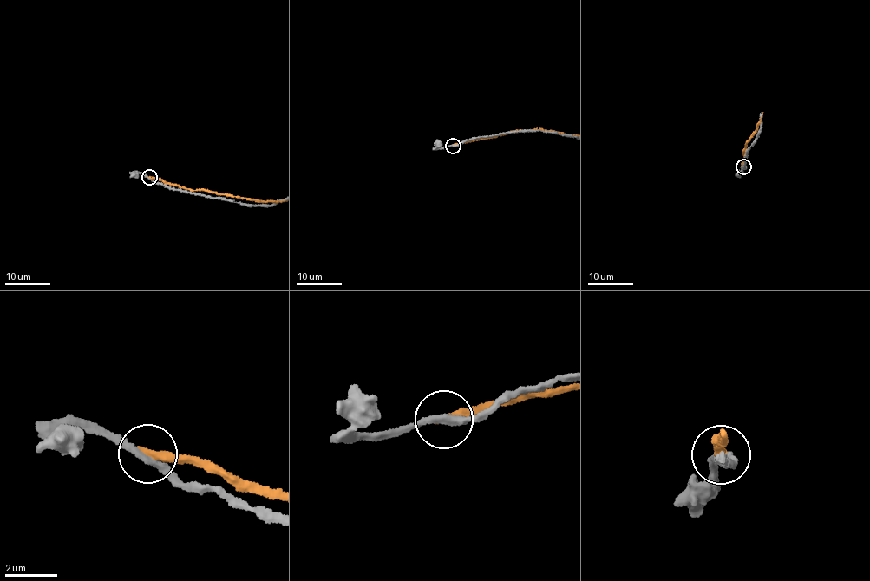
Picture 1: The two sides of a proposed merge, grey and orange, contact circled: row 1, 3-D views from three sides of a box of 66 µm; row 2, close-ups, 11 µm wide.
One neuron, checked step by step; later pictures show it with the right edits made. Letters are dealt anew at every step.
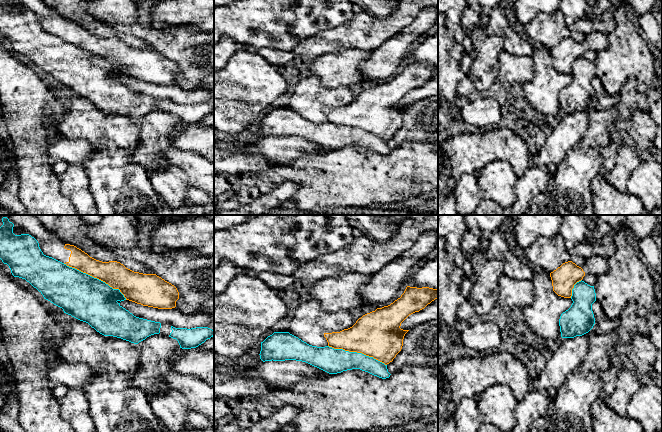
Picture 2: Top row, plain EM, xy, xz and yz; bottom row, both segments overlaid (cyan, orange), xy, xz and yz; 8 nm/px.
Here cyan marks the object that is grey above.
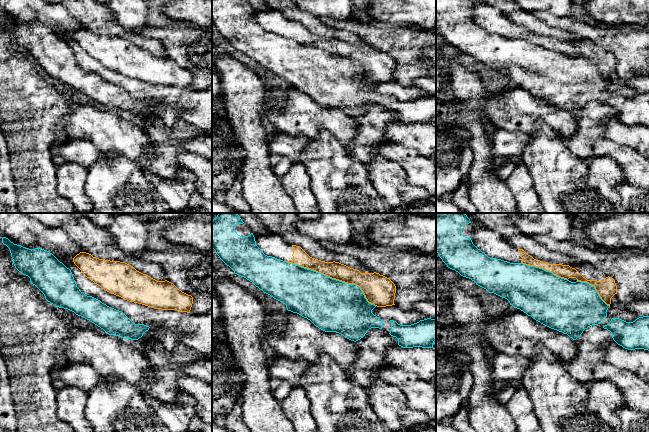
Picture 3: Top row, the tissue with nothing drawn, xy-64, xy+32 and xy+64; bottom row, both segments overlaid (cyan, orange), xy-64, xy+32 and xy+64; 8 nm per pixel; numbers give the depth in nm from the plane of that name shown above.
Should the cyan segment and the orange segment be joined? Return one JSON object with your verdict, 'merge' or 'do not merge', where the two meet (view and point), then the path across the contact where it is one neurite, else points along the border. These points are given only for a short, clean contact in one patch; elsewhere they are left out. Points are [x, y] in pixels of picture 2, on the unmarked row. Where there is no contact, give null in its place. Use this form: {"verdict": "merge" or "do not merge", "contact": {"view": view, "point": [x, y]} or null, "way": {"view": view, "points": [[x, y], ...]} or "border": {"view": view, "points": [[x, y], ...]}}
{"verdict": "do not merge", "contact": {"view": "xy", "point": [96, 54]}}

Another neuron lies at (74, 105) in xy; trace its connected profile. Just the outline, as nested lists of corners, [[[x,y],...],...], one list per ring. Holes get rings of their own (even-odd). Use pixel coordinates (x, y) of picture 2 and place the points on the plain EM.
[[[72,93],[72,101],[66,108],[65,114],[50,121],[56,129],[69,139],[84,138],[92,145],[98,146],[103,138],[116,143],[116,145],[129,154],[137,150],[140,140],[140,128],[136,120],[113,112],[104,112],[92,104],[88,99]]]

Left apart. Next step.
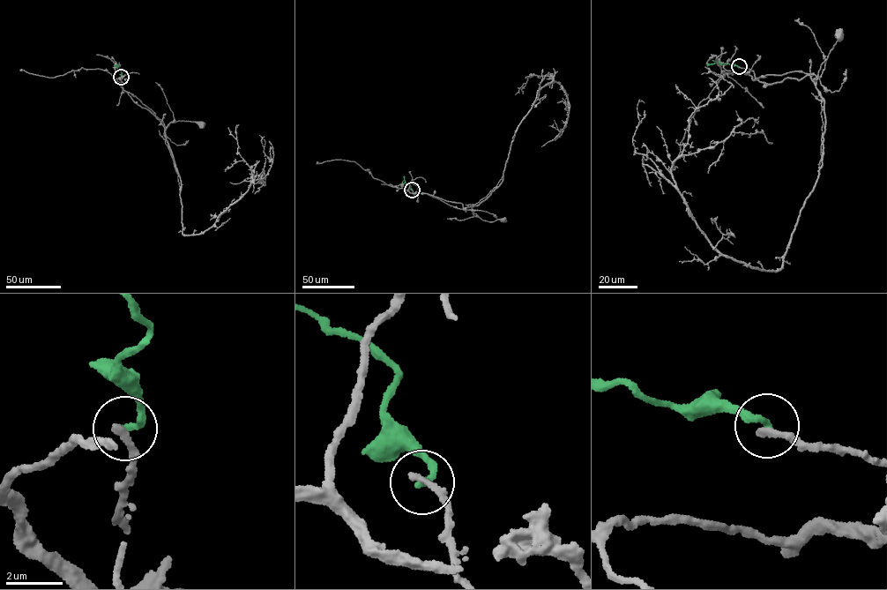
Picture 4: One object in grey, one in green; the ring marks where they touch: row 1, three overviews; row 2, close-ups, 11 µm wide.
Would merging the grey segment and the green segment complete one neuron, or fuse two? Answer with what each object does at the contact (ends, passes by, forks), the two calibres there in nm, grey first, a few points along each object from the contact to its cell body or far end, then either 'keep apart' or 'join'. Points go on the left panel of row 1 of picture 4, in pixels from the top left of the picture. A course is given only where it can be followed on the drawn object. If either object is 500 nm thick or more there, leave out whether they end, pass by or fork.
grey ends | green ends | 280/260 nm | grey via (121, 77), (123, 90), (152, 110), (165, 127), (181, 121), (202, 125) | green via (121, 77), (122, 73), (115, 65), (117, 64) | keep apart

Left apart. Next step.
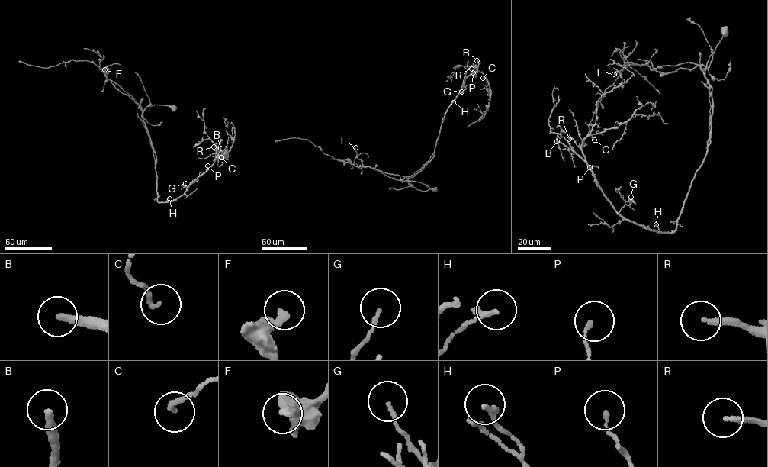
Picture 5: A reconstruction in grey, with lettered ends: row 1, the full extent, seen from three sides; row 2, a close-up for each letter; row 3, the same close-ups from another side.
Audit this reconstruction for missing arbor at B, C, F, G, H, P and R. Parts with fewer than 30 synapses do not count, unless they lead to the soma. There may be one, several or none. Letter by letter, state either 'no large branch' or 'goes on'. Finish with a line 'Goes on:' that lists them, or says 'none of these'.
B: goes on
C: no large branch
F: no large branch
G: no large branch
H: no large branch
P: no large branch
R: goes on
Goes on: B, R

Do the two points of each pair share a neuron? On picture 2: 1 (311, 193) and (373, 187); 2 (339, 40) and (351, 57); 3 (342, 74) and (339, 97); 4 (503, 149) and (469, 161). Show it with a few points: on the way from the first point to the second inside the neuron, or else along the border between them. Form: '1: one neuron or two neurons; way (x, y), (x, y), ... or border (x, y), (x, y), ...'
1: one neuron; way (326, 187), (358, 187)
2: two neurons; border (368, 50), (343, 49), (326, 52), (322, 55)
3: two neurons; border (319, 79), (325, 87), (348, 85)
4: one neuron; way (495, 149), (481, 149), (477, 153)

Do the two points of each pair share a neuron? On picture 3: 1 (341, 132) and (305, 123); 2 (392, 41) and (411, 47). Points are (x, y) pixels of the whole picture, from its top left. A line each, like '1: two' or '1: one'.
1: one
2: one

